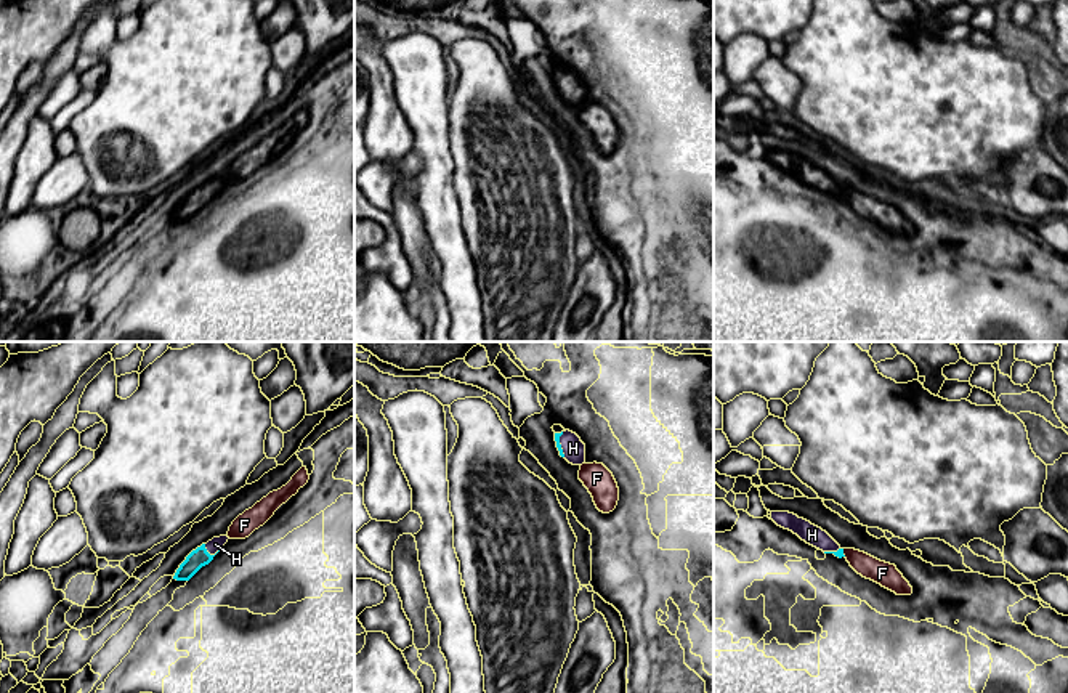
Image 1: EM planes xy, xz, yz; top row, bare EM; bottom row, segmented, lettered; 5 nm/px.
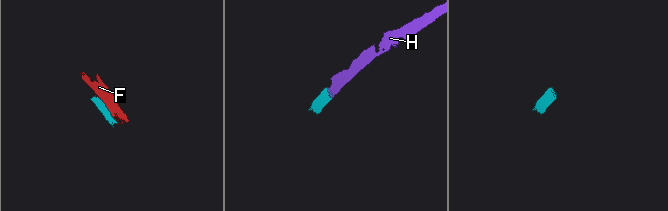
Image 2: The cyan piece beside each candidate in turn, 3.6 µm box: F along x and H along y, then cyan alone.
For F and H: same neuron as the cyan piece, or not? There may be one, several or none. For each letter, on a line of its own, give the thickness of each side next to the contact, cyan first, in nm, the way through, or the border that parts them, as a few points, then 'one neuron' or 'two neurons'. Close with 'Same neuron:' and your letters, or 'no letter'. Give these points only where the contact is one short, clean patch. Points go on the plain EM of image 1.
F: calibres 40 and 120 nm; border yz (842, 190), (845, 196); two neurons
H: calibres 90 and 70 nm; way xy (199, 198), (209, 194), (215, 185); one neuron
Same neuron: H

